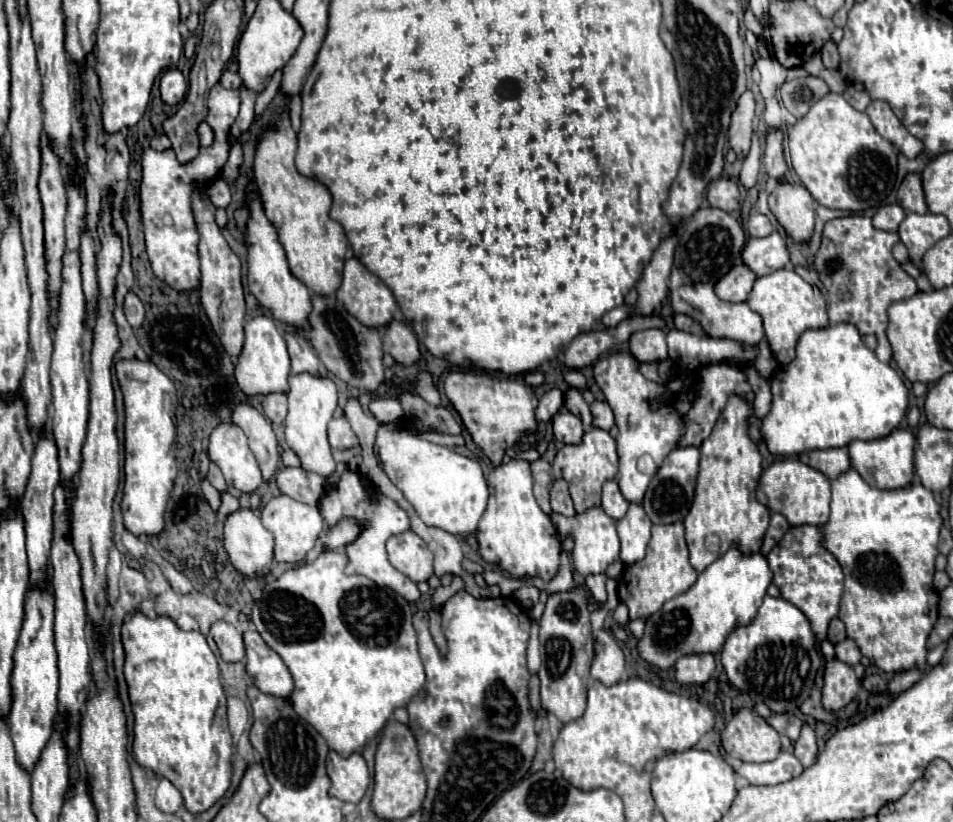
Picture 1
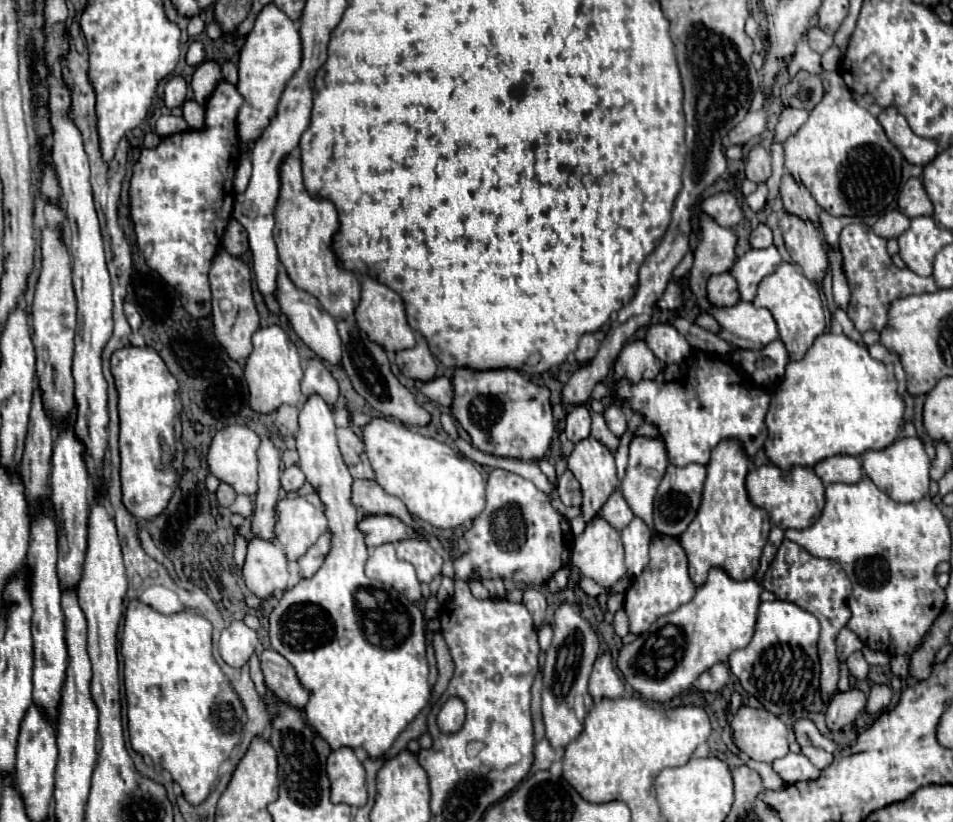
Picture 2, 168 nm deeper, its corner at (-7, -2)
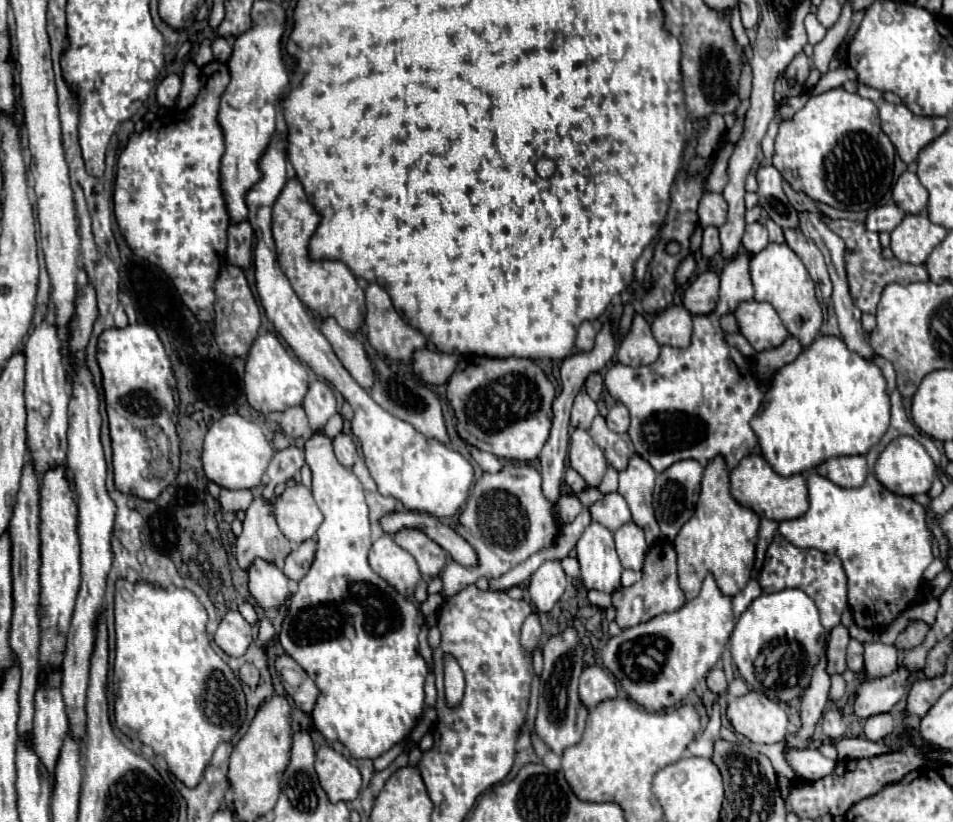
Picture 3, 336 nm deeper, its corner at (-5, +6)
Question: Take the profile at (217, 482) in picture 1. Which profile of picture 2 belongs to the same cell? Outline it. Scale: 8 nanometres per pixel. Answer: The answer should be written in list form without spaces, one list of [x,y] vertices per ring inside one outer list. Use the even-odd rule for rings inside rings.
[[[227,483],[219,485],[219,489],[217,489],[217,501],[219,501],[221,507],[229,507],[235,501],[235,497],[237,497],[237,493],[233,491],[231,485],[227,485]]]

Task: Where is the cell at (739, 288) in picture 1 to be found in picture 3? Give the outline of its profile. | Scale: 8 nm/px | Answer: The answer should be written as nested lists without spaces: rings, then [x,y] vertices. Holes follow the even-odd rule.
[[[705,271],[697,275],[697,279],[687,287],[683,305],[693,315],[707,315],[717,307],[717,291],[719,291],[719,275],[715,271]]]

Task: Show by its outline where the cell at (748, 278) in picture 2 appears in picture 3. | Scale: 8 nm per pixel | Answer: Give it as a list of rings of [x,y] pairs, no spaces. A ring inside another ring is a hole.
[[[741,253],[727,261],[721,273],[717,309],[711,315],[693,317],[689,347],[675,349],[663,345],[655,363],[645,367],[615,363],[605,375],[609,395],[619,399],[631,413],[629,437],[635,451],[647,459],[657,473],[681,459],[695,459],[705,467],[719,453],[725,457],[727,467],[735,469],[757,445],[751,419],[759,411],[765,393],[757,385],[749,359],[723,341],[723,331],[717,323],[719,315],[733,313],[741,301],[753,299],[753,283],[749,283],[751,259],[753,253]]]

